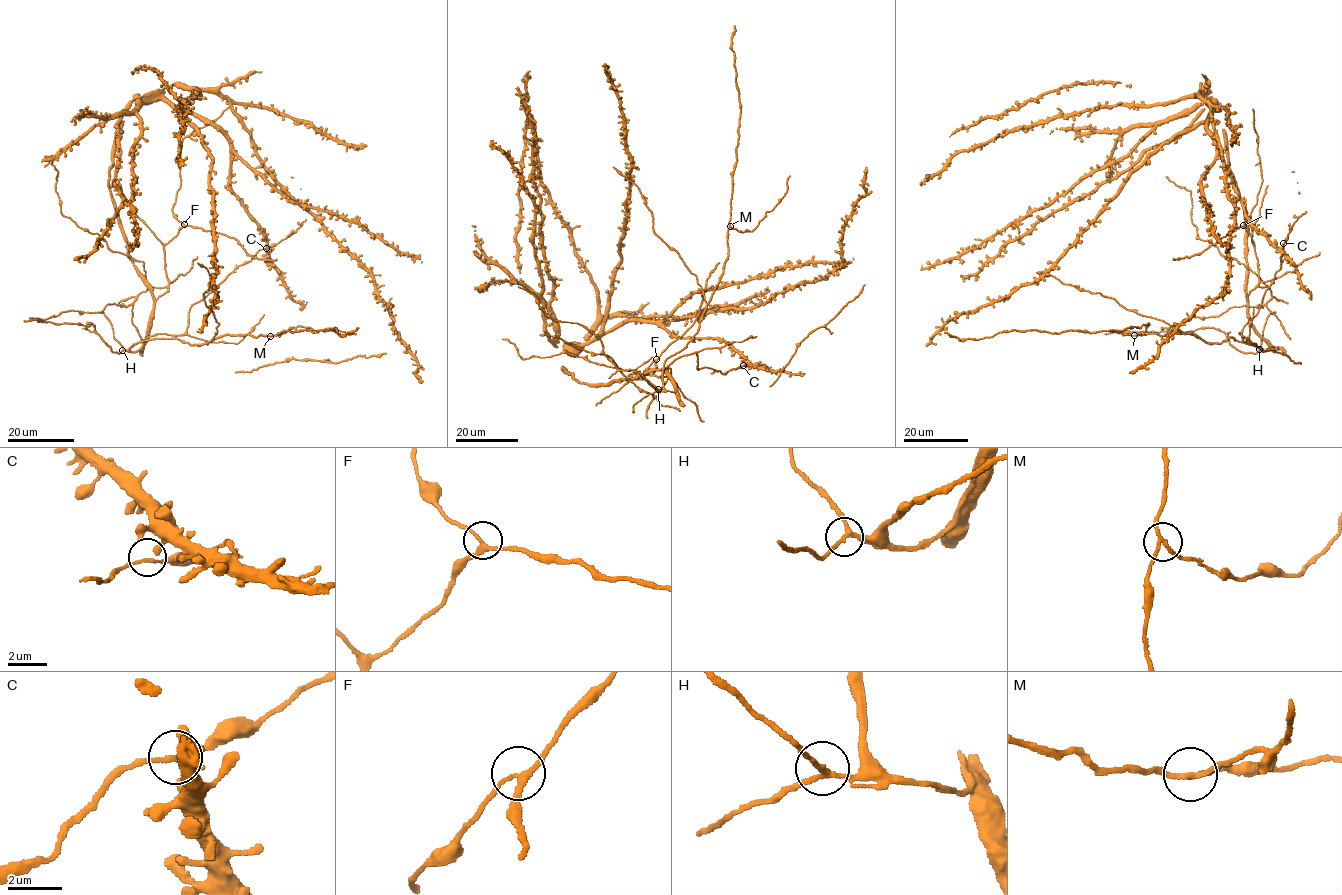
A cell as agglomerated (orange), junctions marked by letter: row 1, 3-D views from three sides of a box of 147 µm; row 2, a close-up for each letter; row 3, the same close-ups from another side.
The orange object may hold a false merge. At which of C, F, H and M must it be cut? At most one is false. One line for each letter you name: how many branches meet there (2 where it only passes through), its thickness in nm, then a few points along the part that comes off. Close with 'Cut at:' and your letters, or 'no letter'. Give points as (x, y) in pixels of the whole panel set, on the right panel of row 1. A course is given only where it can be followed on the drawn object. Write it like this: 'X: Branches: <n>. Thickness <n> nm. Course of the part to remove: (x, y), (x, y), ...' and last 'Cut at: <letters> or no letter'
M: Branches: 3. Thickness 170 nm. Course of the part to remove: (1134, 335), (1146, 330), (1148, 323), (1111, 329)
Cut at: M

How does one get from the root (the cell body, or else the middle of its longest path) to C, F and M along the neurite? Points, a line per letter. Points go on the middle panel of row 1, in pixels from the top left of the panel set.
C: (677, 336), (718, 338), (744, 359), (743, 365)
F: (677, 336), (718, 338), (744, 366), (683, 355), (664, 369), (672, 392), (656, 359)
M: (677, 336), (718, 338), (744, 366), (697, 369), (694, 353), (663, 366), (697, 332), (730, 226)

